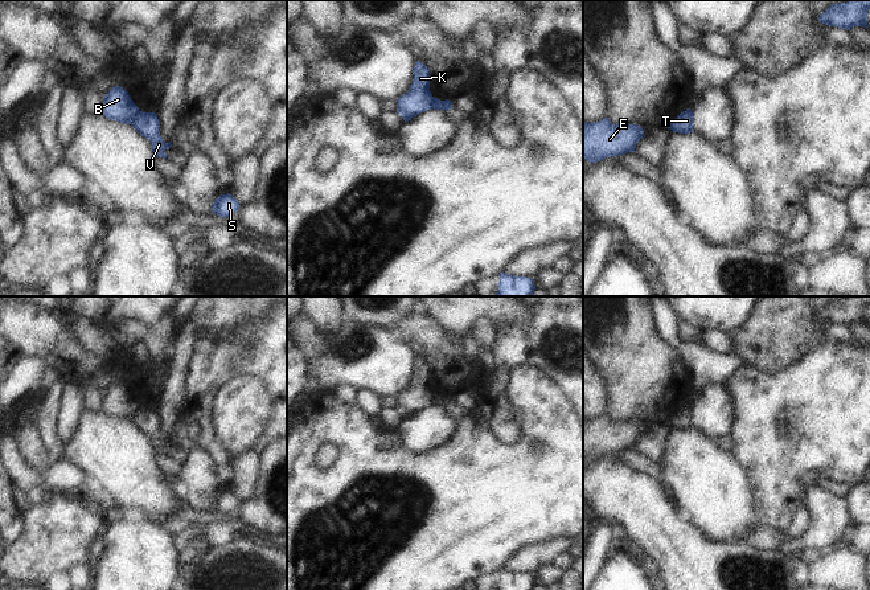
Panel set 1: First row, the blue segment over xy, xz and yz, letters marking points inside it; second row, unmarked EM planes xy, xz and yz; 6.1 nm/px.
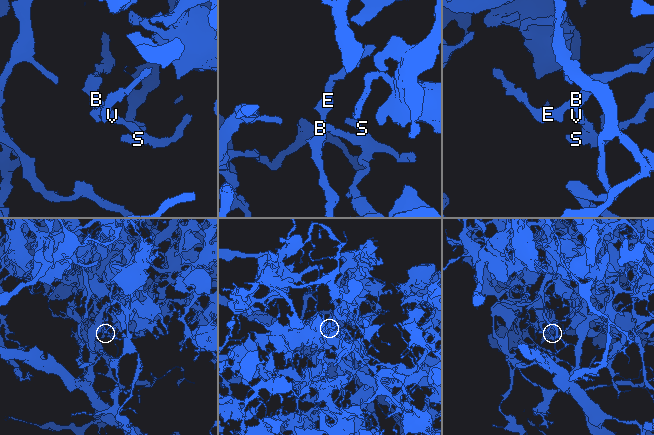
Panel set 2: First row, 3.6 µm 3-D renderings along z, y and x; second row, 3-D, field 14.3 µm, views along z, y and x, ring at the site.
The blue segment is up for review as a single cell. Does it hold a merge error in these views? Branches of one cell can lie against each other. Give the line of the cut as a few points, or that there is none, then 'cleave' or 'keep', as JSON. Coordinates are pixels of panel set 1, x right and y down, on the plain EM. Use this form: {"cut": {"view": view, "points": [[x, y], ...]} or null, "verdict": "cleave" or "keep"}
{"cut": {"view": "xy", "points": [[139, 408], [130, 420]]}, "verdict": "cleave"}

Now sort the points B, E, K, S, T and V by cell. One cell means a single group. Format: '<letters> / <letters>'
B E K / S T V

